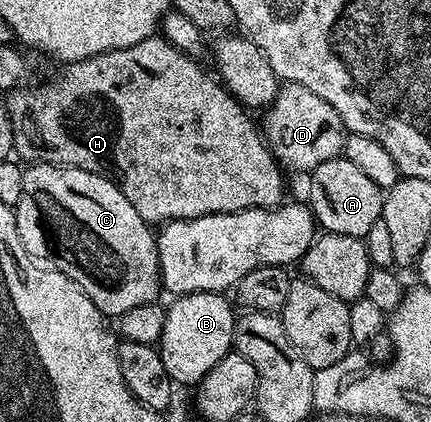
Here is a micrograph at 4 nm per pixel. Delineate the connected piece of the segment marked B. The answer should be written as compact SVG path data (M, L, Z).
M198 291L197 294L181 294L171 299L172 306L166 309L166 326L158 349L166 372L170 372L173 383L189 388L195 387L233 349L232 337L236 327L237 315L232 314L232 306L223 293Z

